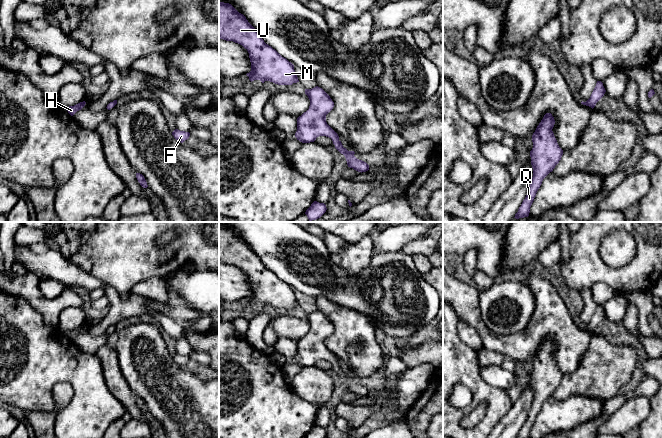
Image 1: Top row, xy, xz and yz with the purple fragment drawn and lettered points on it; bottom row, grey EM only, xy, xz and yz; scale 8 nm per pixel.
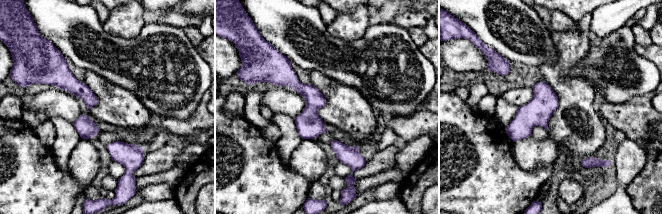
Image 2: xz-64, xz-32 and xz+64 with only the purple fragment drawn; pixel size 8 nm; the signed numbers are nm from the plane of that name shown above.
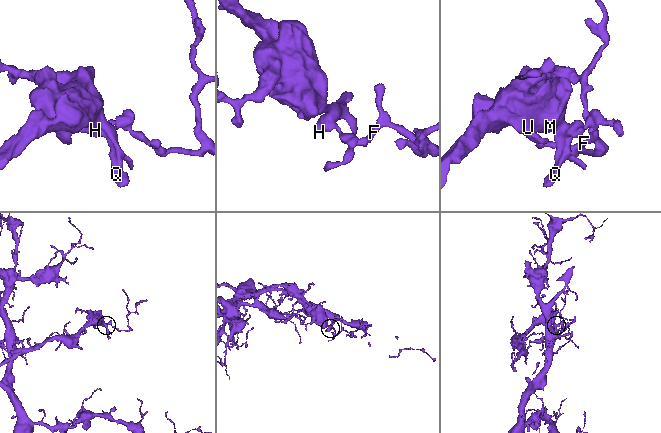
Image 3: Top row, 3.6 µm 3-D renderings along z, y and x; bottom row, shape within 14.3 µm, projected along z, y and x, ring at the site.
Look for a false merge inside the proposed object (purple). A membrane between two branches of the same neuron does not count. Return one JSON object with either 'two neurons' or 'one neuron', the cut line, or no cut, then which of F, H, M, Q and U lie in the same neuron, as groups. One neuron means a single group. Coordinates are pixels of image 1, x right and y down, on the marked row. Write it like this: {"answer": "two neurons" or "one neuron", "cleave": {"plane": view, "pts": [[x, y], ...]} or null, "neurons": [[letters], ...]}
{"answer": "one neuron", "cleave": null, "neurons": [["F", "H", "M", "Q", "U"]]}

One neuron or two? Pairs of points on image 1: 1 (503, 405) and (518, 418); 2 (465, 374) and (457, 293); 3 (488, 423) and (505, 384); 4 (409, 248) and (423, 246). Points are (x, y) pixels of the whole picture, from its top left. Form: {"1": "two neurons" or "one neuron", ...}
{"1": "two neurons", "2": "two neurons", "3": "two neurons", "4": "one neuron"}

